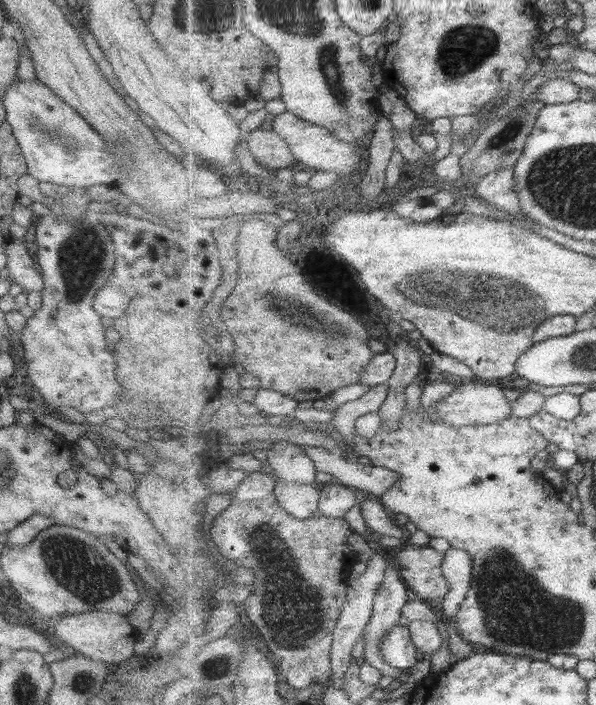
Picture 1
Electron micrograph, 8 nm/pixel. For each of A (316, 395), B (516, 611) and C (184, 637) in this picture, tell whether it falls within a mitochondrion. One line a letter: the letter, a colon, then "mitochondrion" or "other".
A: other
B: mitochondrion
C: other

